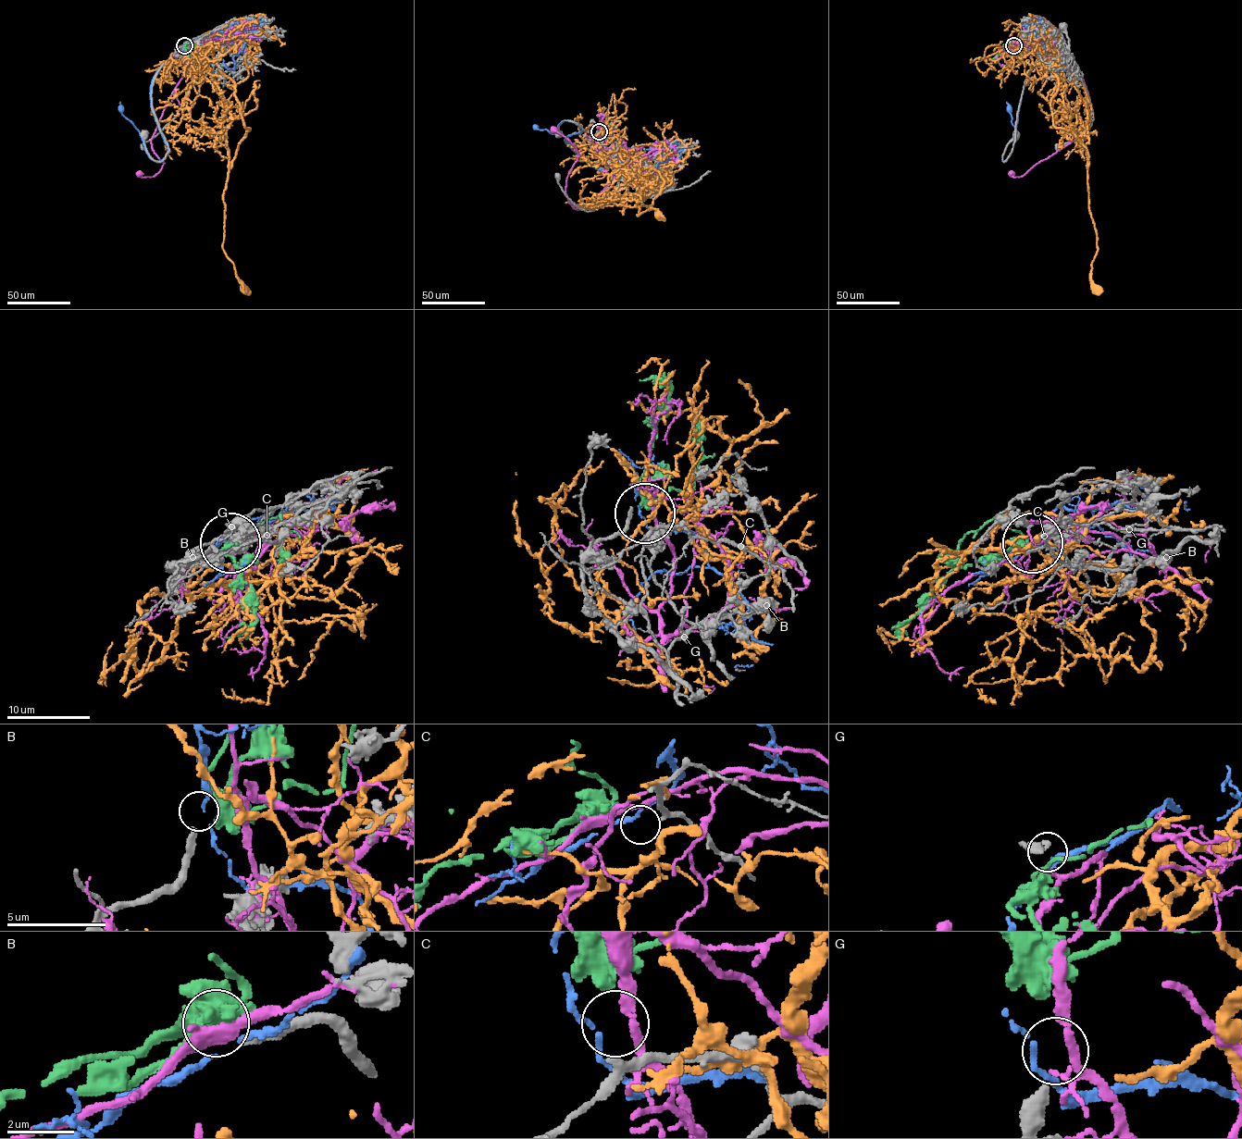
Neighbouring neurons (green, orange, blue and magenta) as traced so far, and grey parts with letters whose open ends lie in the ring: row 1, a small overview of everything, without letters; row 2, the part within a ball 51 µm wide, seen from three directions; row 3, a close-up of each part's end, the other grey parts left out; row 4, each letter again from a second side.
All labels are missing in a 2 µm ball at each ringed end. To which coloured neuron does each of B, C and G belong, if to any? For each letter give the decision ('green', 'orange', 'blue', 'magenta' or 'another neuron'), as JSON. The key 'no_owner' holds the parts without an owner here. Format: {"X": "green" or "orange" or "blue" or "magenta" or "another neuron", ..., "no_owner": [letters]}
{"B": "green", "C": "another neuron", "G": "another neuron", "no_owner": ["C", "G"]}

